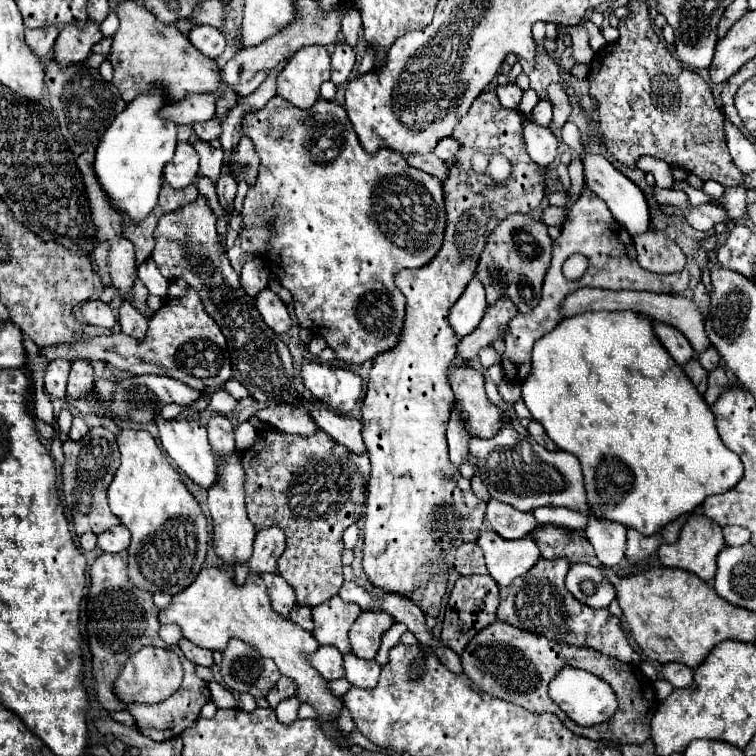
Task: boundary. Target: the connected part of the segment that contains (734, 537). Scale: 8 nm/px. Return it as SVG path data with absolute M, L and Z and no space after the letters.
M724 527L726 545L744 545L750 541L750 531L744 527Z

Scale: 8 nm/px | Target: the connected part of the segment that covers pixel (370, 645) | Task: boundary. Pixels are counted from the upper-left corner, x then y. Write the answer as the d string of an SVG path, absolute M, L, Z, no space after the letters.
M362 611L360 617L350 627L350 643L352 653L360 659L374 659L380 649L382 635L394 625L394 619L388 613L366 613Z

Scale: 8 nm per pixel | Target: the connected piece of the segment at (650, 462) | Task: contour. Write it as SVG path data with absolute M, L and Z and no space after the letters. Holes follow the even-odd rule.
M592 311L576 317L566 317L558 323L556 329L552 329L548 335L540 337L534 343L532 351L532 373L530 377L522 383L522 399L526 407L532 413L532 419L544 425L548 437L558 445L558 449L568 451L578 457L582 471L584 471L584 487L586 487L586 501L590 505L590 511L596 519L606 519L614 523L622 523L624 527L636 529L642 535L654 535L664 527L664 523L672 523L672 519L678 519L684 513L692 513L698 505L704 503L706 497L710 495L720 495L728 489L732 489L740 479L742 479L742 461L736 453L732 453L722 441L716 431L716 419L704 401L704 397L692 387L692 381L684 375L682 367L668 355L668 351L660 345L658 337L654 335L652 321L632 313L632 311ZM600 461L614 461L626 467L630 473L600 473Z

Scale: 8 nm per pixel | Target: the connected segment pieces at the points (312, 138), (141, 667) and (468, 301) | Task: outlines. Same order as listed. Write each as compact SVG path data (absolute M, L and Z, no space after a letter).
M318 99L312 109L300 111L294 125L276 121L276 107L270 101L268 117L260 119L260 111L252 111L242 119L242 133L254 141L256 153L262 159L256 185L248 189L244 199L242 249L246 253L268 253L266 263L292 293L300 327L324 337L338 361L362 365L396 347L400 339L406 303L394 283L394 275L402 269L428 265L442 247L446 227L442 181L408 165L396 151L380 149L376 155L366 153L358 143L352 123L348 123L344 107L334 101Z
M144 647L124 663L112 689L118 695L118 699L124 701L126 705L134 705L134 703L152 705L168 699L174 691L180 689L180 683L182 683L182 663L178 655L172 649Z
M474 277L468 283L462 297L450 309L450 325L460 339L470 335L476 329L476 325L480 323L486 307L488 307L488 303L486 303L484 285L480 283L480 279Z

